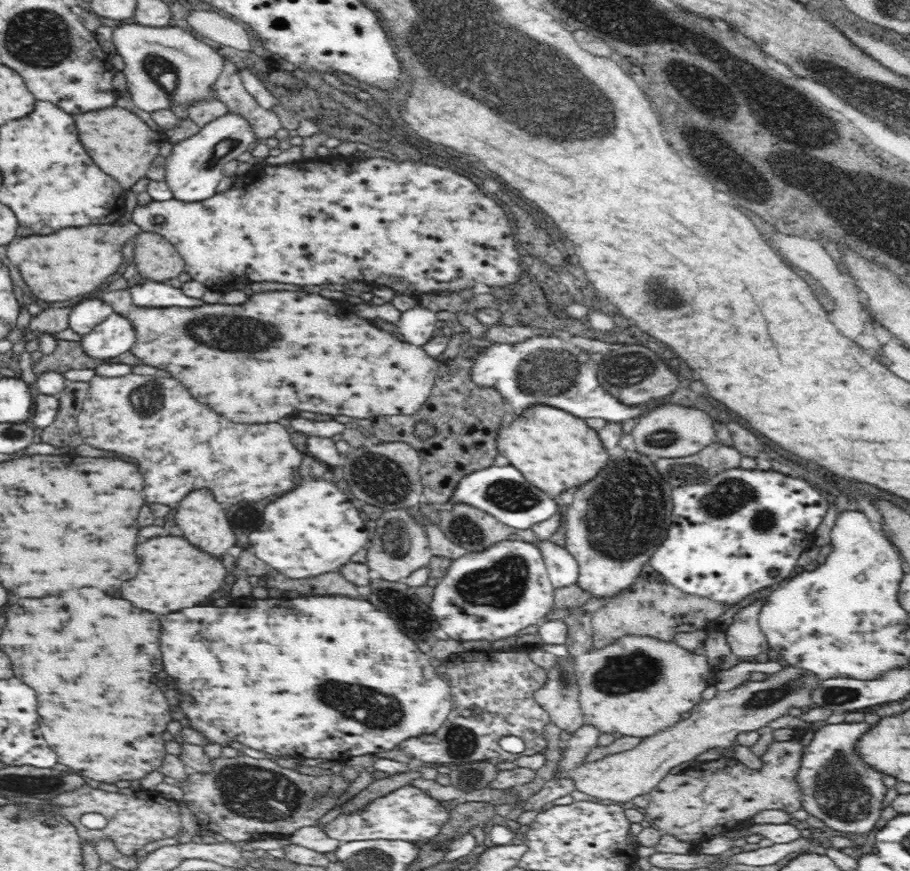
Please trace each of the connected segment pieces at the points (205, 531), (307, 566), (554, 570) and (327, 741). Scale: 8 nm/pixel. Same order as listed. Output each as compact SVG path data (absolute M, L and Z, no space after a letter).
M190 490L177 504L175 524L182 529L182 536L188 542L196 542L200 550L212 550L212 554L224 556L228 548L237 544L236 534L232 532L230 522L226 519L226 506L221 505L210 490Z
M304 478L298 488L292 488L284 493L282 498L268 504L263 510L263 523L249 536L250 550L270 569L282 572L285 577L315 578L320 574L326 574L338 570L344 566L350 556L362 550L368 539L368 530L358 516L360 512L350 502L350 498L340 492L334 484L322 480L322 478Z
M536 540L535 544L542 551L551 586L559 589L577 584L578 564L564 546L556 546L548 540Z
M316 594L316 596L292 598L292 600L268 597L268 600L252 600L250 606L194 606L194 608L160 616L160 624L162 624L160 648L162 648L163 670L176 680L175 690L194 698L192 703L188 700L180 701L180 710L185 714L185 723L203 734L208 744L216 742L220 746L230 746L230 742L240 742L248 748L274 754L274 756L292 756L298 759L327 758L345 762L352 756L386 753L398 748L401 742L414 735L428 735L439 730L452 710L452 693L448 682L436 674L436 663L430 664L428 656L416 648L414 641L404 634L395 620L387 612L378 610L378 607L367 598Z

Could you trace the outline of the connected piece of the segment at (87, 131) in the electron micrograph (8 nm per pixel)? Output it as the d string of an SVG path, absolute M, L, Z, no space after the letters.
M108 108L108 110L94 110L88 114L76 114L76 126L80 130L80 142L84 142L84 148L88 150L88 154L92 156L92 160L112 178L116 178L120 186L127 192L134 186L138 180L145 178L147 170L152 161L159 156L159 150L166 136L163 132L150 130L138 116L134 116L132 112L124 110L124 108Z

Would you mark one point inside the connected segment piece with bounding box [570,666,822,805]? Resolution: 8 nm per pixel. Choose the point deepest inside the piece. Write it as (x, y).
(617, 778)

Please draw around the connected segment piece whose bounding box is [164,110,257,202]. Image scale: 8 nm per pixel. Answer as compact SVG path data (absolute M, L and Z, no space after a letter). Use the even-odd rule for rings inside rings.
M227 110L224 116L201 127L198 134L173 145L170 156L166 157L164 180L173 198L182 202L200 202L214 196L223 177L224 165L256 146L257 138L252 128L254 126L250 126L244 118Z

